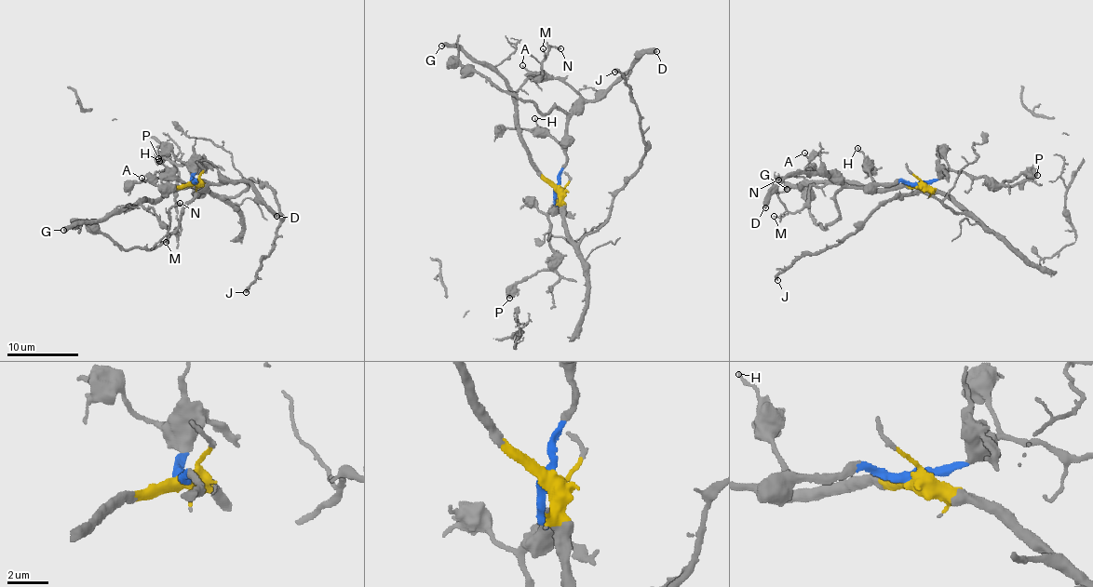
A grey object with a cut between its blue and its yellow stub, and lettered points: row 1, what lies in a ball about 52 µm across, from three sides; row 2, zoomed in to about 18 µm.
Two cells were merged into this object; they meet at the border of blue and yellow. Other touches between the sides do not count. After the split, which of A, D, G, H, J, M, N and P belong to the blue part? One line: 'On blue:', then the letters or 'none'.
On blue: A, D, H, P

